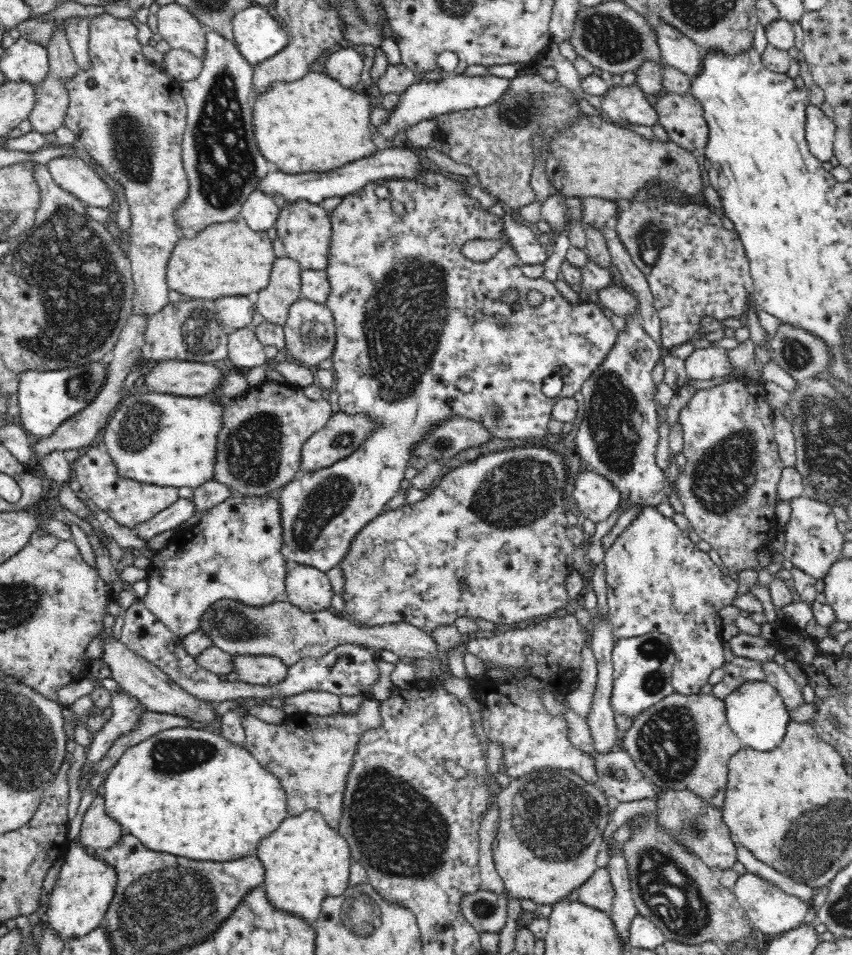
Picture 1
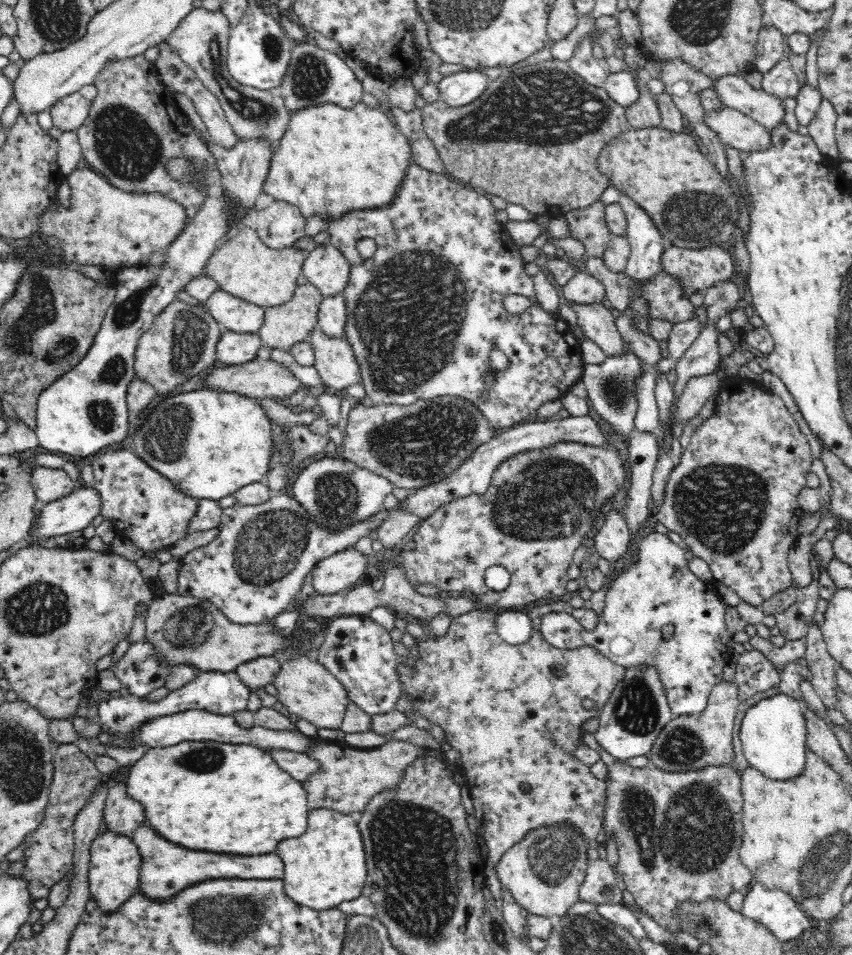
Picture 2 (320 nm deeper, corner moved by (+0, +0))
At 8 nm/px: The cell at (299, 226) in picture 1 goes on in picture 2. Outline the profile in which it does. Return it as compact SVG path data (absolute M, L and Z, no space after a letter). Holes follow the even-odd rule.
M318 245L312 252L306 253L307 257L304 261L302 272L309 280L323 294L324 297L333 297L342 295L349 283L350 263L346 257L334 245Z

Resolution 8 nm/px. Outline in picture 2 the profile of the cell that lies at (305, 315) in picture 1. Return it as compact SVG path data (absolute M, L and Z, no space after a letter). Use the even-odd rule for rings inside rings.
M317 326L308 342L316 353L316 370L327 388L344 391L354 384L362 384L360 367L347 339L328 337Z

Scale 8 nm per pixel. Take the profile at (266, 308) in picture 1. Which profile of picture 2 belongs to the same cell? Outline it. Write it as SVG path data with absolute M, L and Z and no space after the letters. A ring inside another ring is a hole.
M308 282L304 285L298 285L293 297L288 302L278 306L266 307L263 325L256 332L262 341L262 345L291 353L294 344L298 344L300 341L308 341L311 332L317 327L317 314L323 297L318 288Z

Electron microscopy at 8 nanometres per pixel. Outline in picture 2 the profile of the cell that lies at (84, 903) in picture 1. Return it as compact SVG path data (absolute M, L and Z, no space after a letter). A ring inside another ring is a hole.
M104 829L91 844L89 860L89 885L91 897L104 912L120 908L125 900L139 892L142 857L130 835Z

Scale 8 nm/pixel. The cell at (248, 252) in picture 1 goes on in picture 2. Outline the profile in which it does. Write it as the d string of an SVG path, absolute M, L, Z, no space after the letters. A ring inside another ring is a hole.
M244 225L230 238L224 239L223 243L212 253L204 269L207 276L216 281L224 292L229 292L252 304L266 308L284 304L293 297L294 291L298 286L296 280L298 280L298 276L302 272L306 257L305 251L294 246L283 248L282 250L266 246L254 228Z

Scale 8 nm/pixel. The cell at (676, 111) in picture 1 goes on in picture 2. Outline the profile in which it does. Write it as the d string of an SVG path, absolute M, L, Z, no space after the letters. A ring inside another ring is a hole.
M729 107L720 110L720 112L707 112L705 124L708 124L708 127L716 132L716 135L720 137L720 141L722 141L723 145L729 144L742 154L766 152L766 150L772 146L772 136L761 124L749 118L746 114Z

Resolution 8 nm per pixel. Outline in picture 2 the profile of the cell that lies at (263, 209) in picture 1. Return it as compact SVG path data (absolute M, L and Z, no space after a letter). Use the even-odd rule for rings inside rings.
M274 201L268 208L258 212L254 229L266 246L282 250L292 247L305 235L306 221L292 204Z

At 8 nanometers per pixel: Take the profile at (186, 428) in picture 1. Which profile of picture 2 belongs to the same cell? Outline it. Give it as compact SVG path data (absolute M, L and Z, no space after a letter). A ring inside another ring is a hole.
M211 387L199 388L191 392L184 392L174 396L167 396L166 399L158 404L153 410L149 410L143 418L144 424L132 437L132 448L135 453L147 462L154 470L163 474L168 480L171 480L176 486L179 486L188 496L195 499L210 499L219 501L221 498L233 495L247 484L255 482L265 482L268 472L270 472L270 461L276 458L275 436L273 435L272 422L266 414L262 404L256 398L242 396L239 392L226 392L216 390Z

